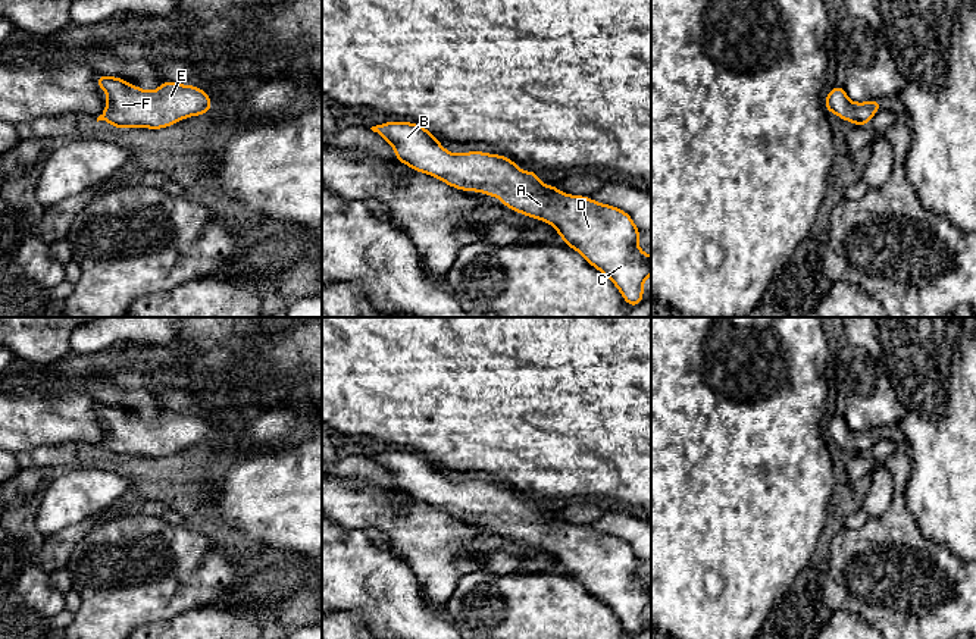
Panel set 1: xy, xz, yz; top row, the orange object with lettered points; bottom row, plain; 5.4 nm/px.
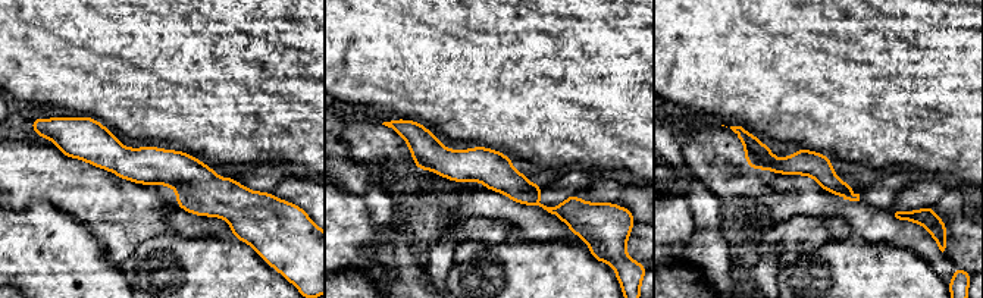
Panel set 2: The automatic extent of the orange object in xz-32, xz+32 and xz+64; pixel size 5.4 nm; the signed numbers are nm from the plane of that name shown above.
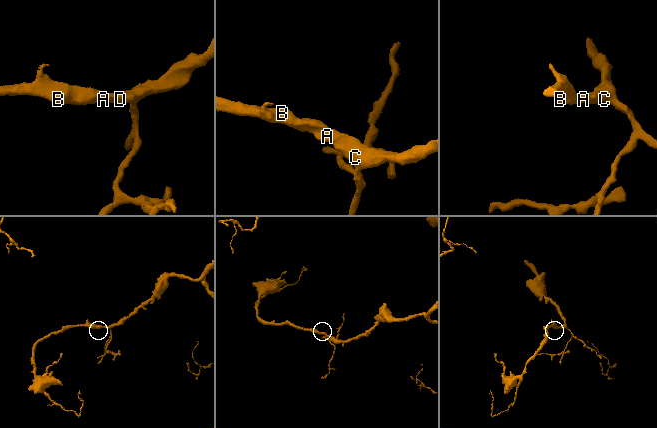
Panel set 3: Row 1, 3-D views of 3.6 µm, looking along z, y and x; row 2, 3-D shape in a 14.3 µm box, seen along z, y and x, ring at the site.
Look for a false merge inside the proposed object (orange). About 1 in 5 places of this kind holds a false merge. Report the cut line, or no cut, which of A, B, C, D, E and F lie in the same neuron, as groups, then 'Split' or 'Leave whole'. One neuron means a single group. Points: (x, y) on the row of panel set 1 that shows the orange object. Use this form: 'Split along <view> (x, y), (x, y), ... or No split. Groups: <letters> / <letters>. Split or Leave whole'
No split. Groups: A B C D E F. Leave whole

